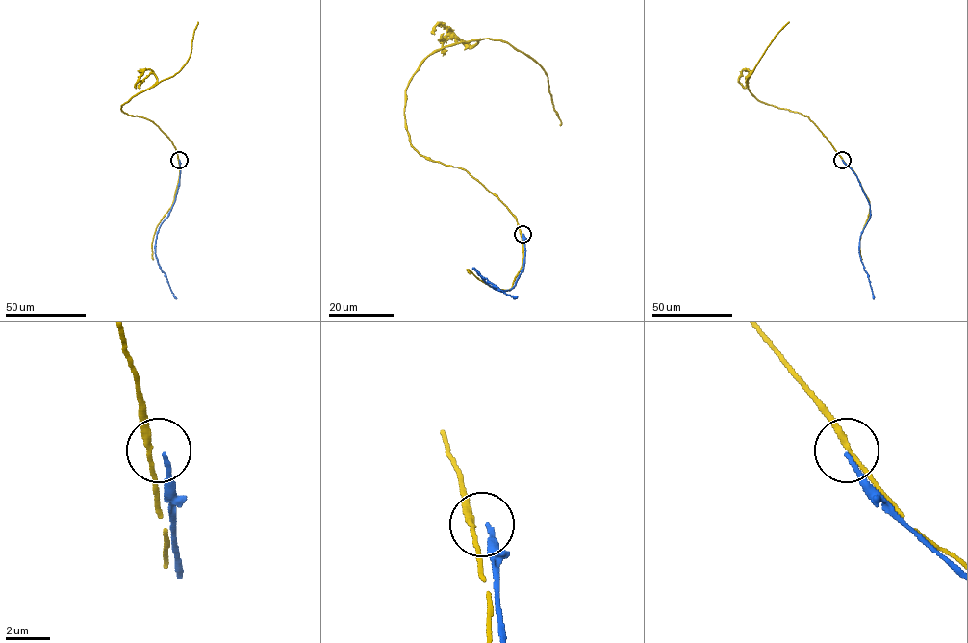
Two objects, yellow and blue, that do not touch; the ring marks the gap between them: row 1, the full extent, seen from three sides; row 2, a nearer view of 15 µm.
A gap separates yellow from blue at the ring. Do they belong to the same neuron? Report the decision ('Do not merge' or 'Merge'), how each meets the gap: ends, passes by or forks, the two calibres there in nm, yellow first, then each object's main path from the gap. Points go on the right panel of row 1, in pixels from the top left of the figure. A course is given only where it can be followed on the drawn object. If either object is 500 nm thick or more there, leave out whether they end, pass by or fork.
Do not merge. At the ring yellow passes by. At the ring blue ends. Thickness 240 nm (yellow) against 200 nm. Course of yellow: (842, 159), (807, 115), (759, 101), (748, 89), (747, 78), (774, 37), (789, 21). Course of blue: (842, 160), (857, 177), (869, 204), (870, 218), (860, 236), (859, 253), (874, 298)

